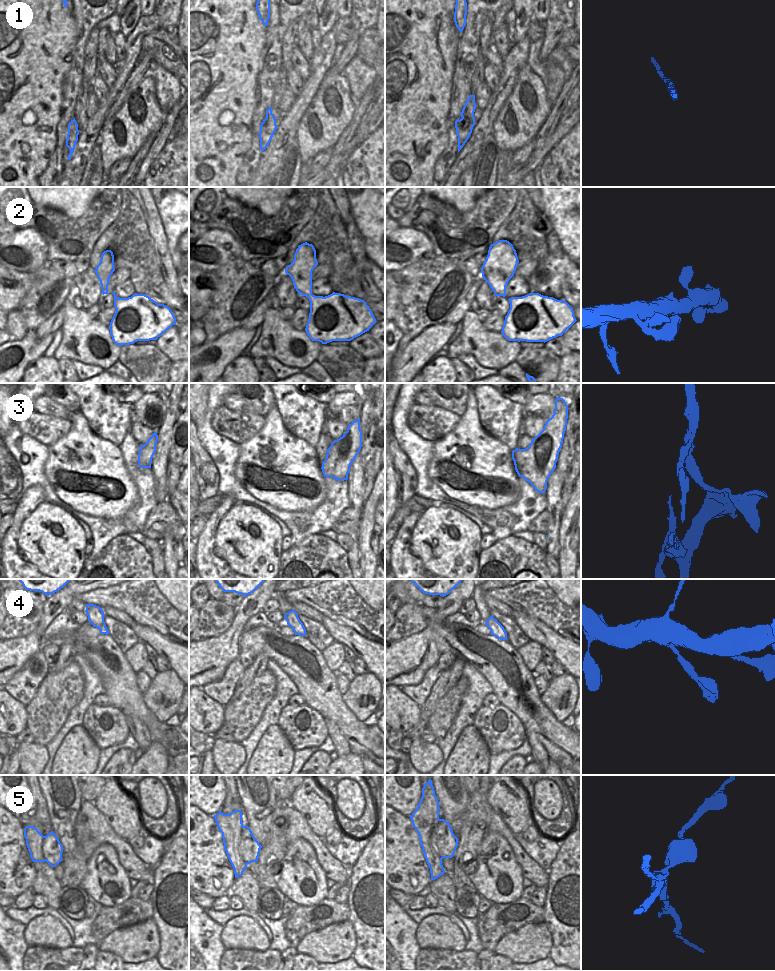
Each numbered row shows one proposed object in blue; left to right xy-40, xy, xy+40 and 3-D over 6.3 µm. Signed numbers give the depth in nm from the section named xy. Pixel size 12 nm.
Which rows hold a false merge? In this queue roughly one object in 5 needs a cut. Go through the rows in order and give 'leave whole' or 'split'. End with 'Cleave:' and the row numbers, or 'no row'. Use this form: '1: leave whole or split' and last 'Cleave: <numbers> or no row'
1: leave whole
2: leave whole
3: split
4: leave whole
5: split
Cleave: 3, 5

